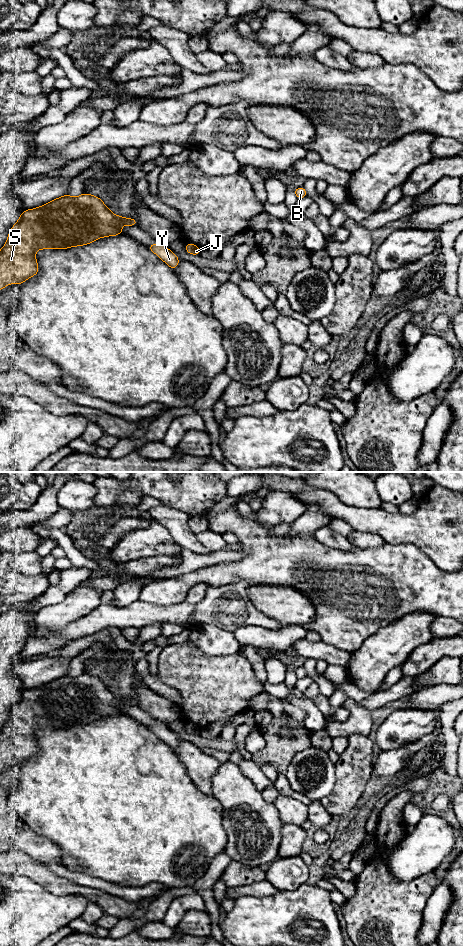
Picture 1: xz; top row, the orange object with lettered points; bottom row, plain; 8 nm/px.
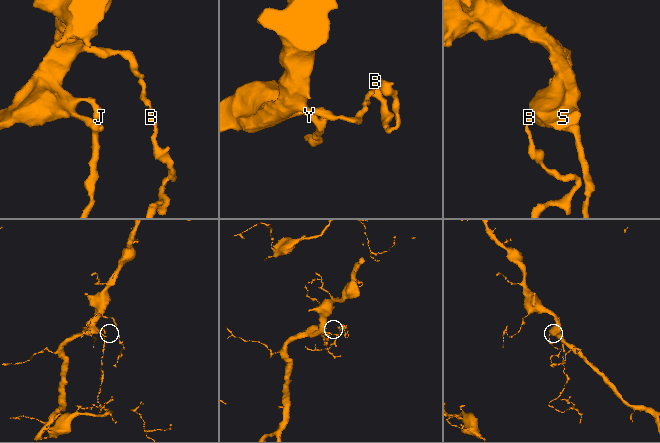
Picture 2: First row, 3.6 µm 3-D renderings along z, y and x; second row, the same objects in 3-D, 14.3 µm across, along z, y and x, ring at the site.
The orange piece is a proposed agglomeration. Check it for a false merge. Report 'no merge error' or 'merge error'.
no merge error

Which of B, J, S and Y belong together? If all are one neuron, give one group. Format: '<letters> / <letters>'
B J S Y

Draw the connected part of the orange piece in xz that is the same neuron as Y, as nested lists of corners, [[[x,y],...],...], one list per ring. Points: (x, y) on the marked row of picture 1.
[[[158,243],[154,245],[147,246],[154,254],[157,254],[160,259],[162,259],[169,267],[172,269],[179,265],[178,257],[172,253],[166,246],[159,245]]]

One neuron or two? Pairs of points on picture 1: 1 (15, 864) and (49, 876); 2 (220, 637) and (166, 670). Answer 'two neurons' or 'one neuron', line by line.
1: one neuron
2: two neurons

